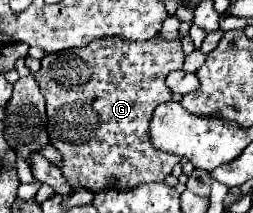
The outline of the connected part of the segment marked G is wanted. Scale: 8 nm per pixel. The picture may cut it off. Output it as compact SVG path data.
M106 36L106 38L92 40L88 46L68 48L68 50L62 50L62 52L46 54L42 58L42 68L36 72L36 82L38 82L40 92L46 98L46 114L48 114L46 132L48 132L50 144L62 156L62 162L58 164L58 168L60 168L62 176L68 180L70 186L82 186L82 188L90 188L92 192L96 192L96 190L104 190L108 184L114 184L120 190L128 190L128 188L134 188L134 186L144 184L144 182L164 182L164 178L168 174L172 174L172 168L174 168L176 162L180 162L180 156L160 152L160 150L156 150L152 146L152 142L150 142L150 120L152 120L152 114L154 114L156 106L172 100L172 90L166 86L166 76L170 72L174 72L174 70L182 70L184 58L186 58L186 54L182 52L182 44L178 40L164 40L160 36L156 36L152 40L146 40L146 42L128 42L128 40L120 38L120 36Z

